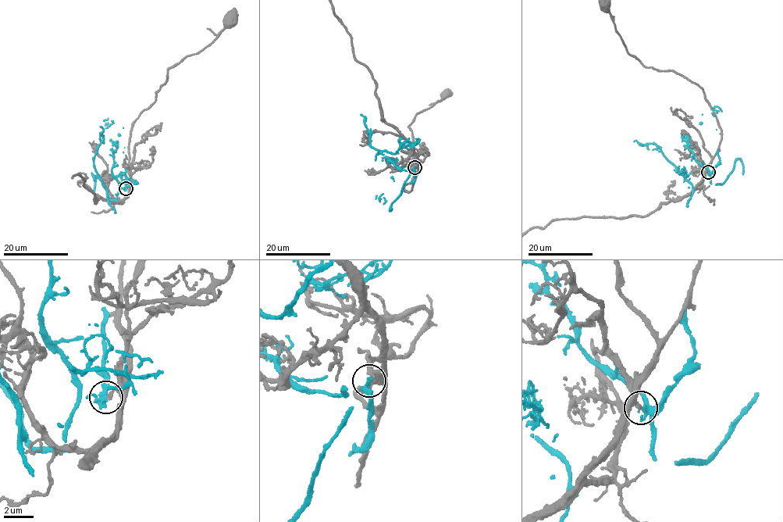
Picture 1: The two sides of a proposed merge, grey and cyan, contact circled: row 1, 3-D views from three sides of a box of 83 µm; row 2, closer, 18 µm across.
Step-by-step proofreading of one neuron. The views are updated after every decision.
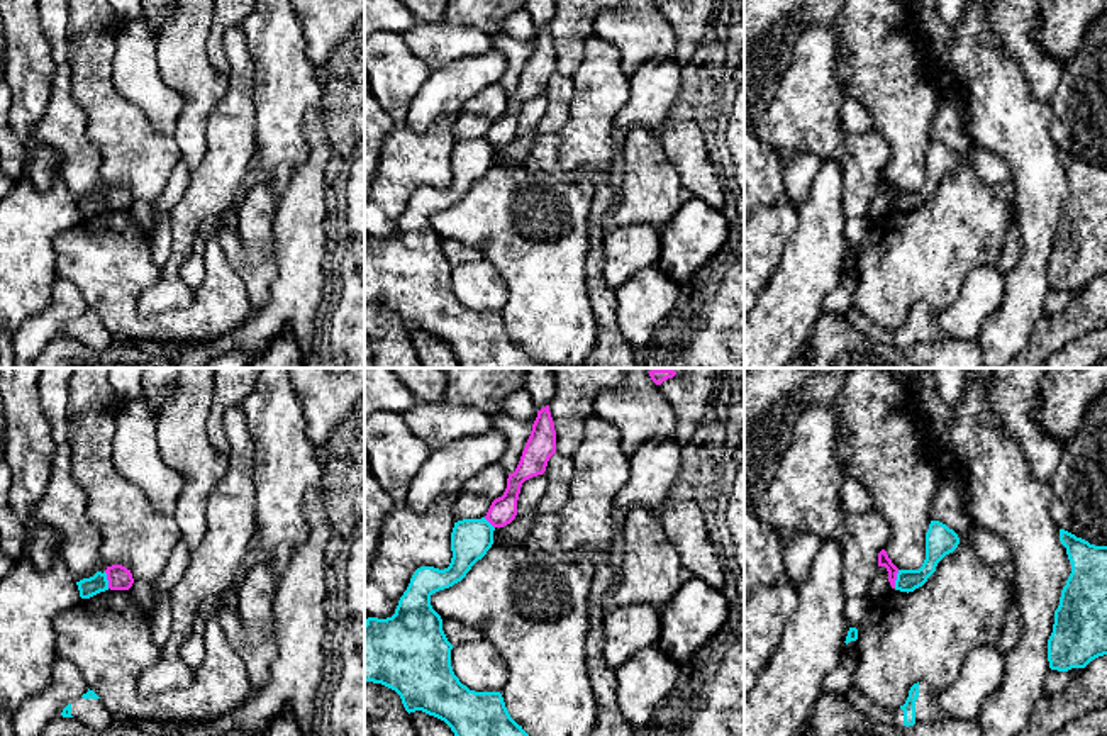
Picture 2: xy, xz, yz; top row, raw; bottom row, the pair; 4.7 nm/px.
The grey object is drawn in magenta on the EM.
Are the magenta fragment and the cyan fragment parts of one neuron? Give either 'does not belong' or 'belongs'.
does not belong

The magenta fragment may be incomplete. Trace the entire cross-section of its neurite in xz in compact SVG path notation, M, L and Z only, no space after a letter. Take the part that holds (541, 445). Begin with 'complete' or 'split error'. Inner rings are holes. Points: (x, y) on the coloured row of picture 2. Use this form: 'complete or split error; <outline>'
complete; M549 405L537 410L531 436L522 451L520 461L507 478L507 488L495 499L485 516L493 527L510 524L517 516L517 500L526 480L542 475L549 458L556 453L556 431Z

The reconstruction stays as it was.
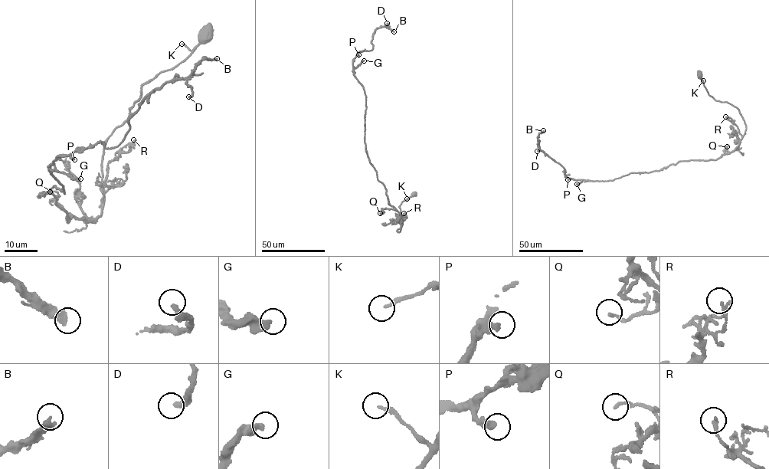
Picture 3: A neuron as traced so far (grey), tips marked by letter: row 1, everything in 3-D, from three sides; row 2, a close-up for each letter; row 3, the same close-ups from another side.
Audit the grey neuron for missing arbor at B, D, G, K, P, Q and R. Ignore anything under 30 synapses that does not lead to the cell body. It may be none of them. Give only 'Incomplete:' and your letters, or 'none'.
Incomplete: B

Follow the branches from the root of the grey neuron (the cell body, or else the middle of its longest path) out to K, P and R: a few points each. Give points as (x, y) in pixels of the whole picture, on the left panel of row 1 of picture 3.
K: (207, 34), (191, 50), (181, 44)
P: (207, 34), (106, 139), (93, 221), (39, 197), (64, 193), (50, 165), (74, 159)
R: (207, 34), (175, 67), (142, 86), (129, 118), (106, 139), (103, 194), (108, 164), (127, 151), (133, 139)

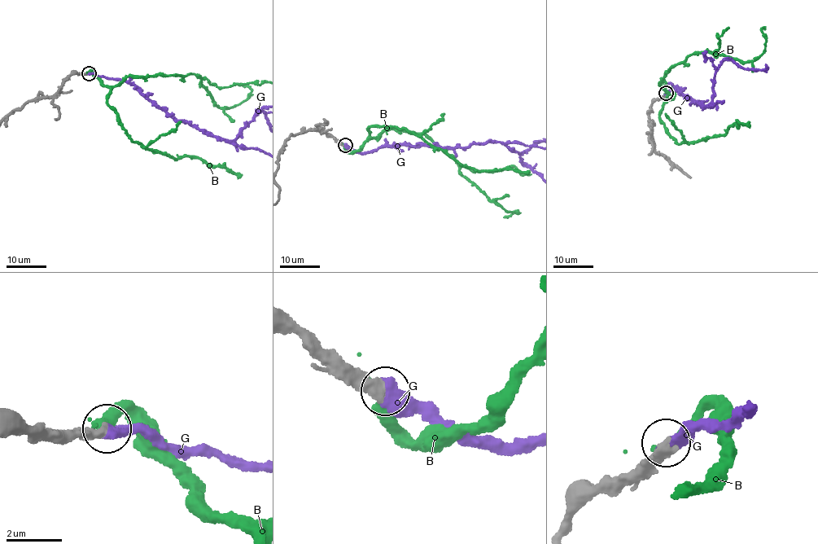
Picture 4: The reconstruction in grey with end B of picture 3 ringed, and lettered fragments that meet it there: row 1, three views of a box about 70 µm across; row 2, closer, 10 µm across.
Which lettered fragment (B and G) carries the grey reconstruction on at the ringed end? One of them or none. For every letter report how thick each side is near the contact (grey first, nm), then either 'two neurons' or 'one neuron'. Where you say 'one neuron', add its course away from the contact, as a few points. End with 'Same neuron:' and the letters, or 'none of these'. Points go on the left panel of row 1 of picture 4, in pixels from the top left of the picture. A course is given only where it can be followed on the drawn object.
B: 480 nm thick on the grey side, 150 nm on the other; two neurons
G: 460 nm thick on the grey side, 500 nm on the other; one neuron
Same neuron: G

